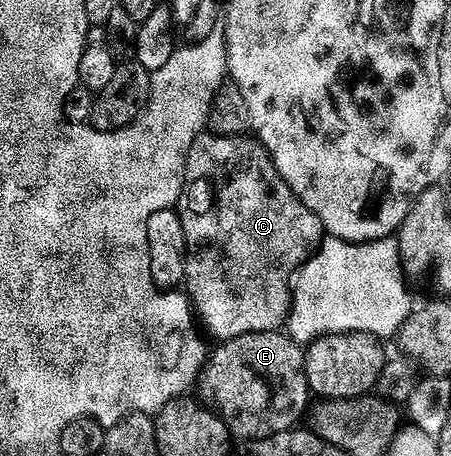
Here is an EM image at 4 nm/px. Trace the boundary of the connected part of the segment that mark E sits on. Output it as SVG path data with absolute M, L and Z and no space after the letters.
M282 329L265 332L249 332L245 336L229 338L218 343L219 346L207 355L207 362L199 373L197 383L198 397L210 406L223 422L235 440L254 440L267 438L270 434L280 434L300 425L299 417L309 410L309 391L305 376L305 350L290 334Z

